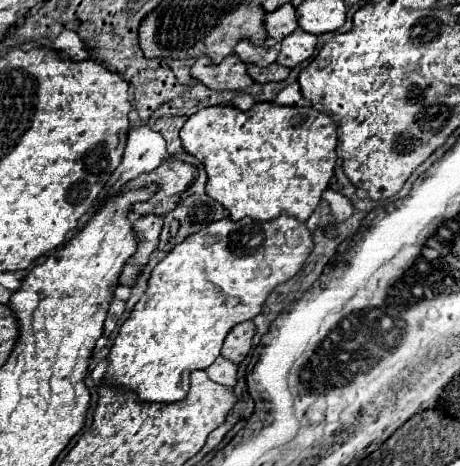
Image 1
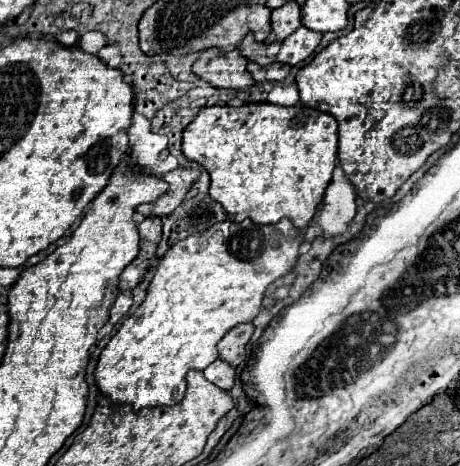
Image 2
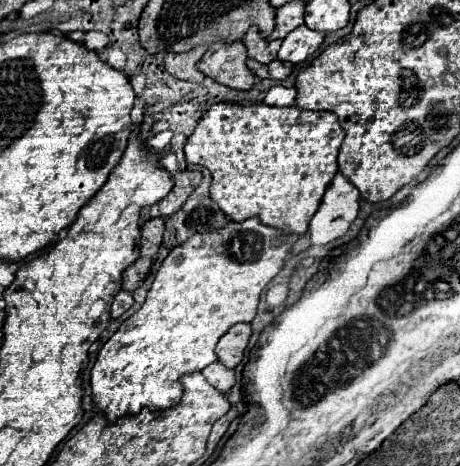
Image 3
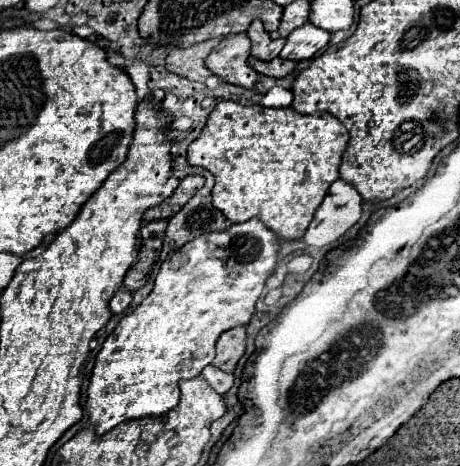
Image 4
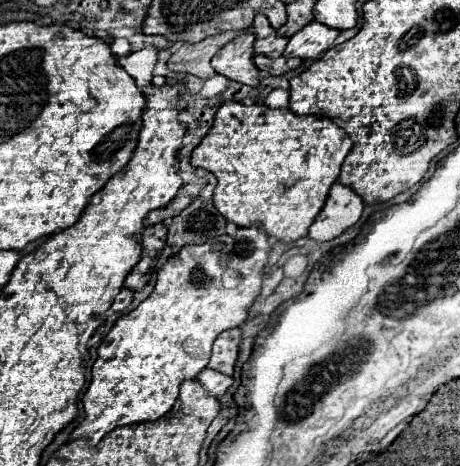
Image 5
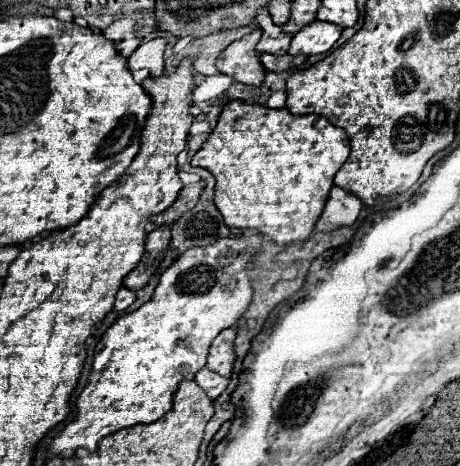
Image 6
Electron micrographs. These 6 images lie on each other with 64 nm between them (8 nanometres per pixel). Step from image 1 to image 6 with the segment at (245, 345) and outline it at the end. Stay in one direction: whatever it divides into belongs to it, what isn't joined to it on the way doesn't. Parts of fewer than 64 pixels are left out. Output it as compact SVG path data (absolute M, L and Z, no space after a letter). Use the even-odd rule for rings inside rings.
M228 328L228 330L222 330L210 346L206 366L224 378L230 378L234 368L234 360L236 360L234 338L236 338L236 328Z

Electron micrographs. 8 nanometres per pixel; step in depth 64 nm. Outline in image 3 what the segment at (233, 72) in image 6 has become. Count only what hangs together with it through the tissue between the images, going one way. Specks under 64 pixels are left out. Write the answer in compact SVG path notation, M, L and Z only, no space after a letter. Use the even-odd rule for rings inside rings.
M214 42L208 46L196 68L200 68L204 76L212 78L218 84L234 90L250 90L254 86L254 76L248 70L246 60L248 56L242 42Z

